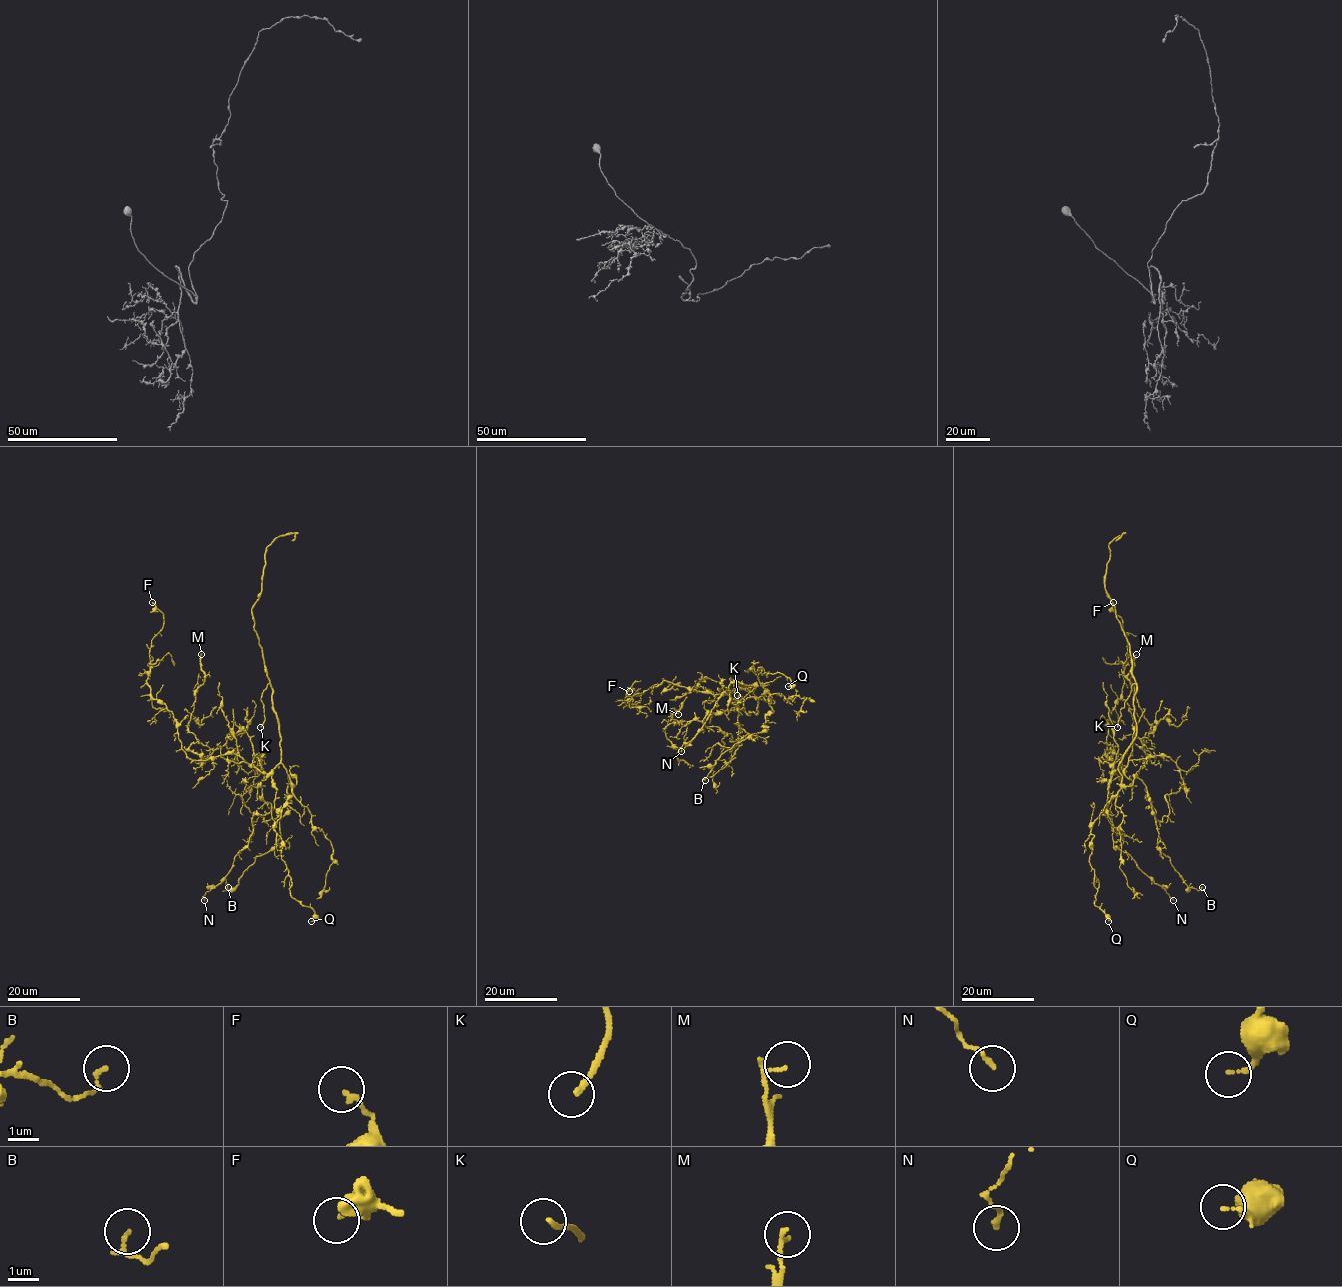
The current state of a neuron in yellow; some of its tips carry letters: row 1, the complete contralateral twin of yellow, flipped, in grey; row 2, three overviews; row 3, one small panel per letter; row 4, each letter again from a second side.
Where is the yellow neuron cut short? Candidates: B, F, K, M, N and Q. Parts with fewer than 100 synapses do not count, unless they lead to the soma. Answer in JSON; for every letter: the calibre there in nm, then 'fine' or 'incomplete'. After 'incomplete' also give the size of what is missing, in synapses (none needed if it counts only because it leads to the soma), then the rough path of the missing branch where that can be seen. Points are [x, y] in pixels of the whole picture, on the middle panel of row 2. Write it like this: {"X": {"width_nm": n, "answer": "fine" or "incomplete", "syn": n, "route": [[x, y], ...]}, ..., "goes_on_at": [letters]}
{"B": {"width_nm": 140, "answer": "fine"}, "F": {"width_nm": 140, "answer": "fine"}, "K": {"width_nm": 170, "answer": "fine"}, "M": {"width_nm": 120, "answer": "fine"}, "N": {"width_nm": 150, "answer": "fine"}, "Q": {"width_nm": 120, "answer": "fine"}, "goes_on_at": []}

